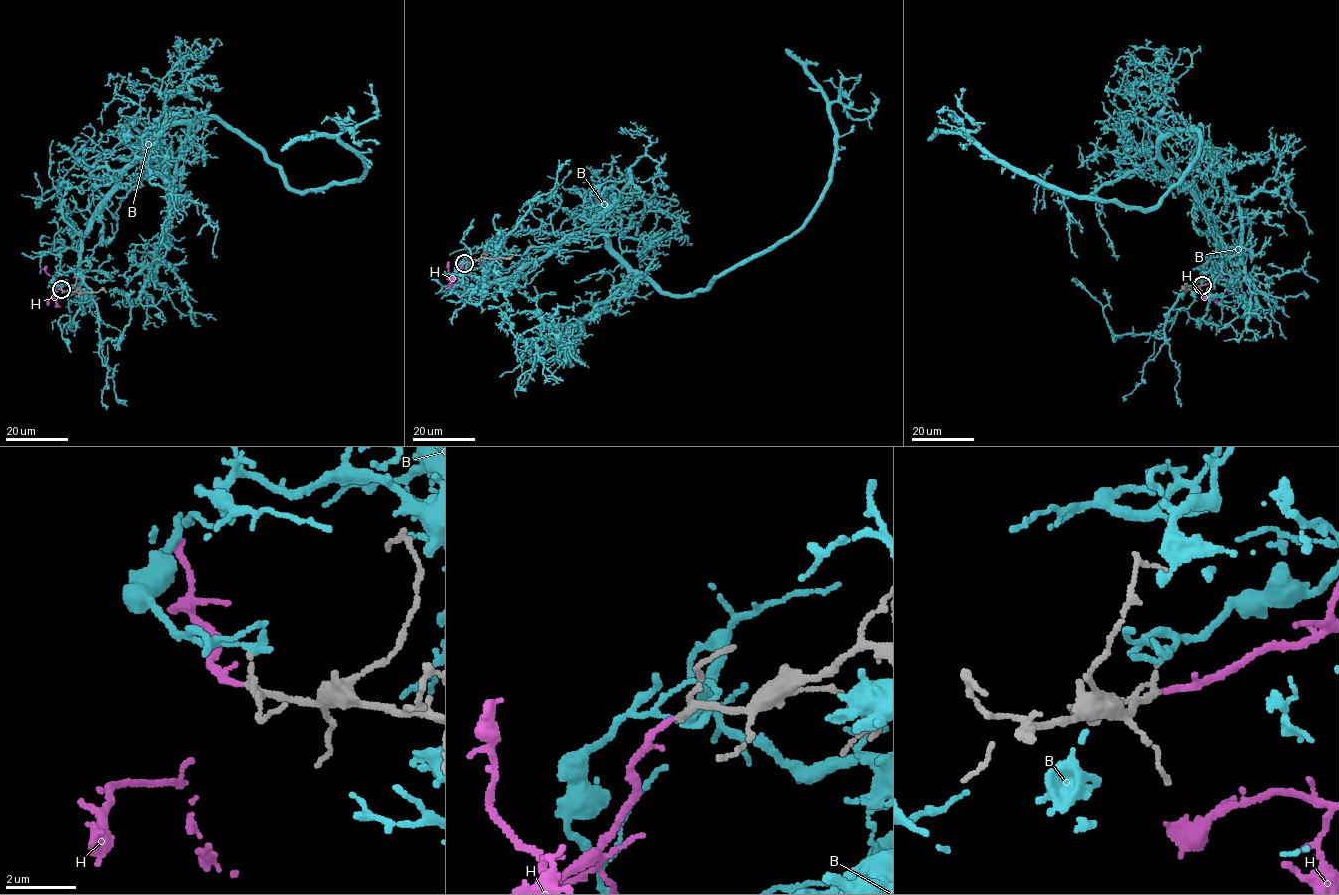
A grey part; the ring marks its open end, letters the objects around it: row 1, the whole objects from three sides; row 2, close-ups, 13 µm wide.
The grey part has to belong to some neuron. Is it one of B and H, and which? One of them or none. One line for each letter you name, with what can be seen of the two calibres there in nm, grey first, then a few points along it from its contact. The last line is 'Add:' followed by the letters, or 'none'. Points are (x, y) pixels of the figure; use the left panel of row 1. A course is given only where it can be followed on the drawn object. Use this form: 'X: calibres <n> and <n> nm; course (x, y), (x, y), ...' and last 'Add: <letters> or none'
H: calibres 180 and 150 nm; course (61, 290), (53, 282), (53, 293), (57, 298), (49, 298), (48, 303)
Add: H

